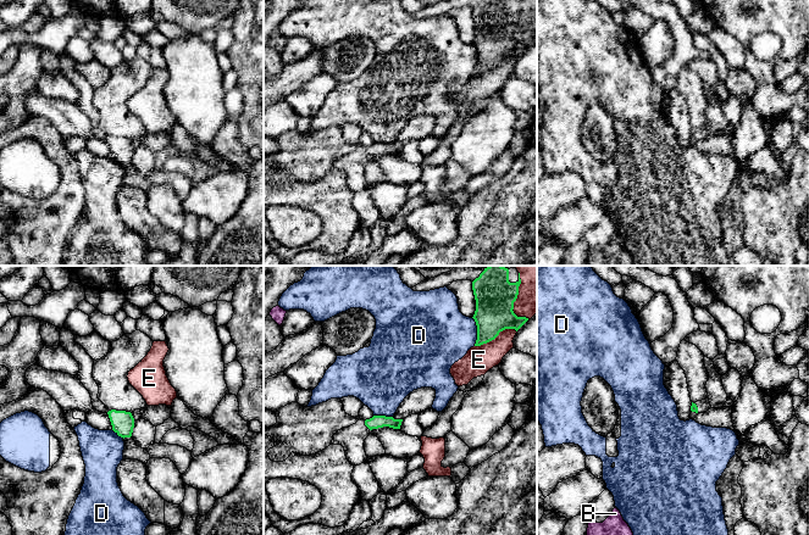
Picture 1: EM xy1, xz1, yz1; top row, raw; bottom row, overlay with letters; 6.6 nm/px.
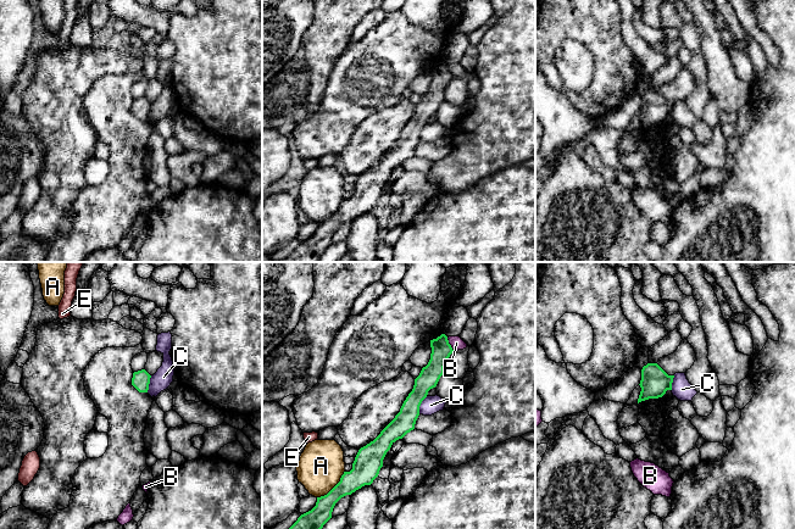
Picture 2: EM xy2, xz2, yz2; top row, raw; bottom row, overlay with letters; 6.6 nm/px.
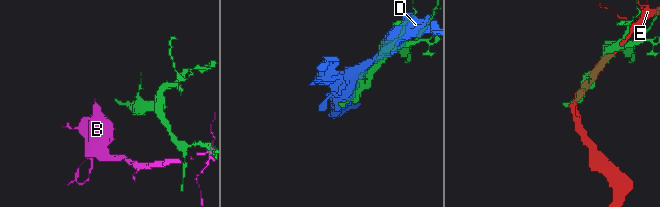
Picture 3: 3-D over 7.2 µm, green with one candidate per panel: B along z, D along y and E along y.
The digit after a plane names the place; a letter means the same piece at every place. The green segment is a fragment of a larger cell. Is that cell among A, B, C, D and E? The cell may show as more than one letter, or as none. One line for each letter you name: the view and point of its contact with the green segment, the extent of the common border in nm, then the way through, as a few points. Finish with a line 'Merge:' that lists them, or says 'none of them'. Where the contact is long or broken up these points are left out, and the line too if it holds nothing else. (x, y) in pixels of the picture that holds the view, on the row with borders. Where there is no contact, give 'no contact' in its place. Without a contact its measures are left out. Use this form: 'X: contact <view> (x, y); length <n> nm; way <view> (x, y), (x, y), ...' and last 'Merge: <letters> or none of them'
Merge: none of them

